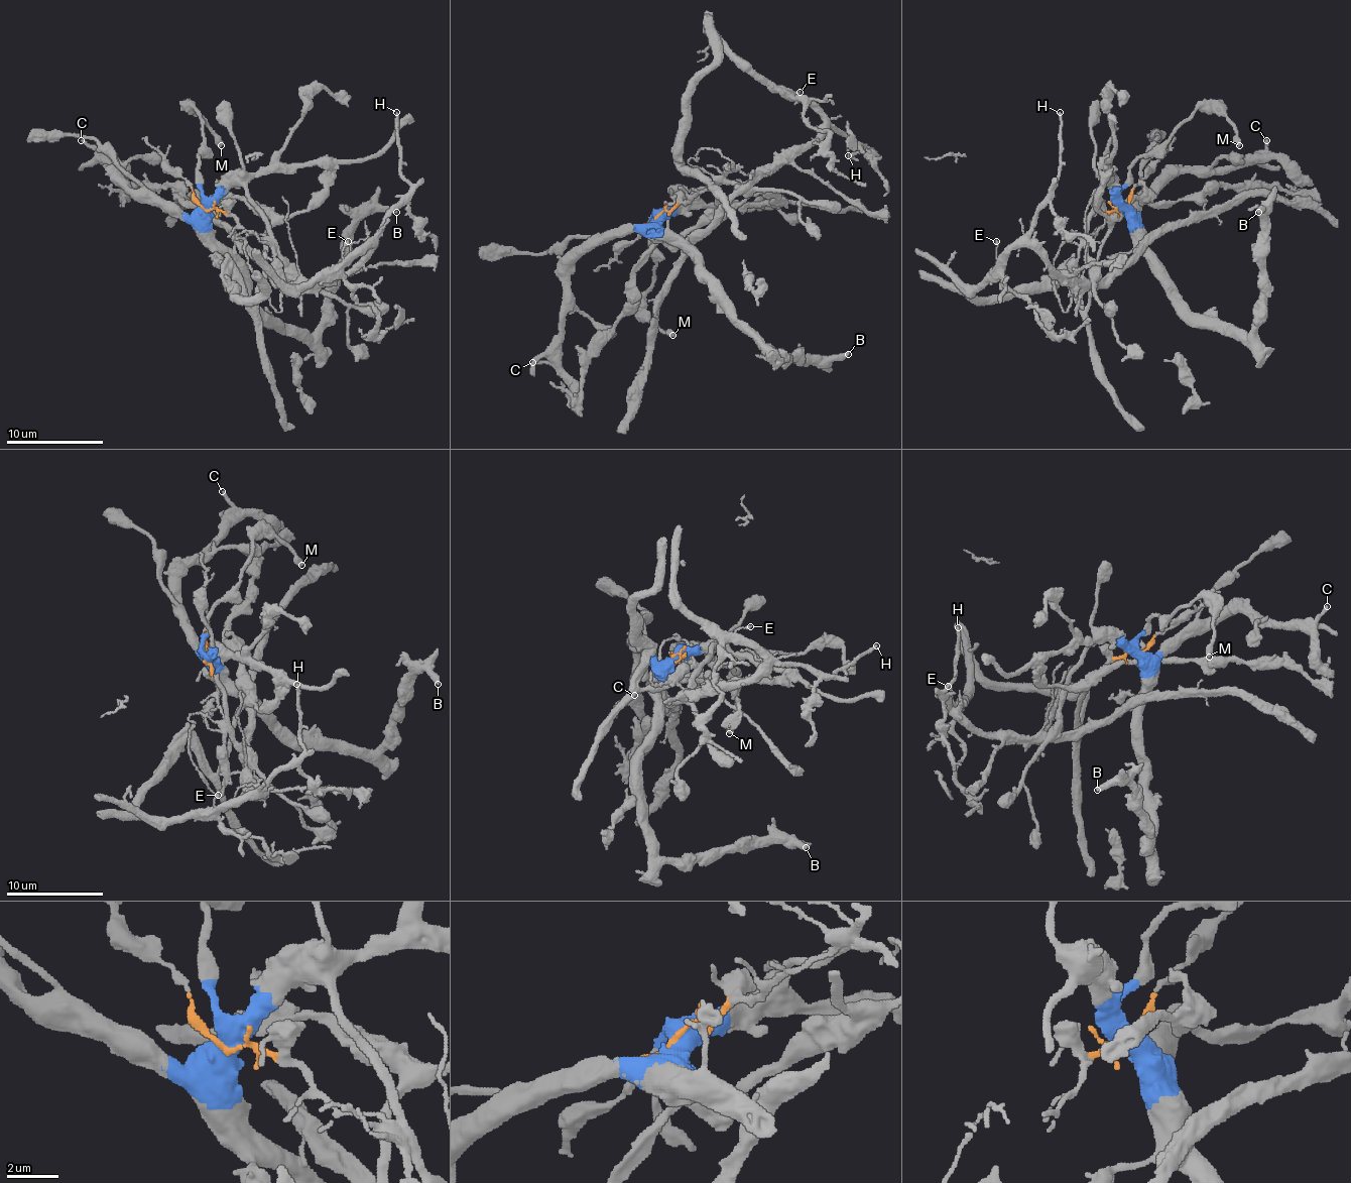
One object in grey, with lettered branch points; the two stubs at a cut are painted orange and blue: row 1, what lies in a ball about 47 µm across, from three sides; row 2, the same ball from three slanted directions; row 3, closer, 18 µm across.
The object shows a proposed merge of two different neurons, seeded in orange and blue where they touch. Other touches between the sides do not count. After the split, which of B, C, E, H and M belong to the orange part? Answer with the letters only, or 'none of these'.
E, H

